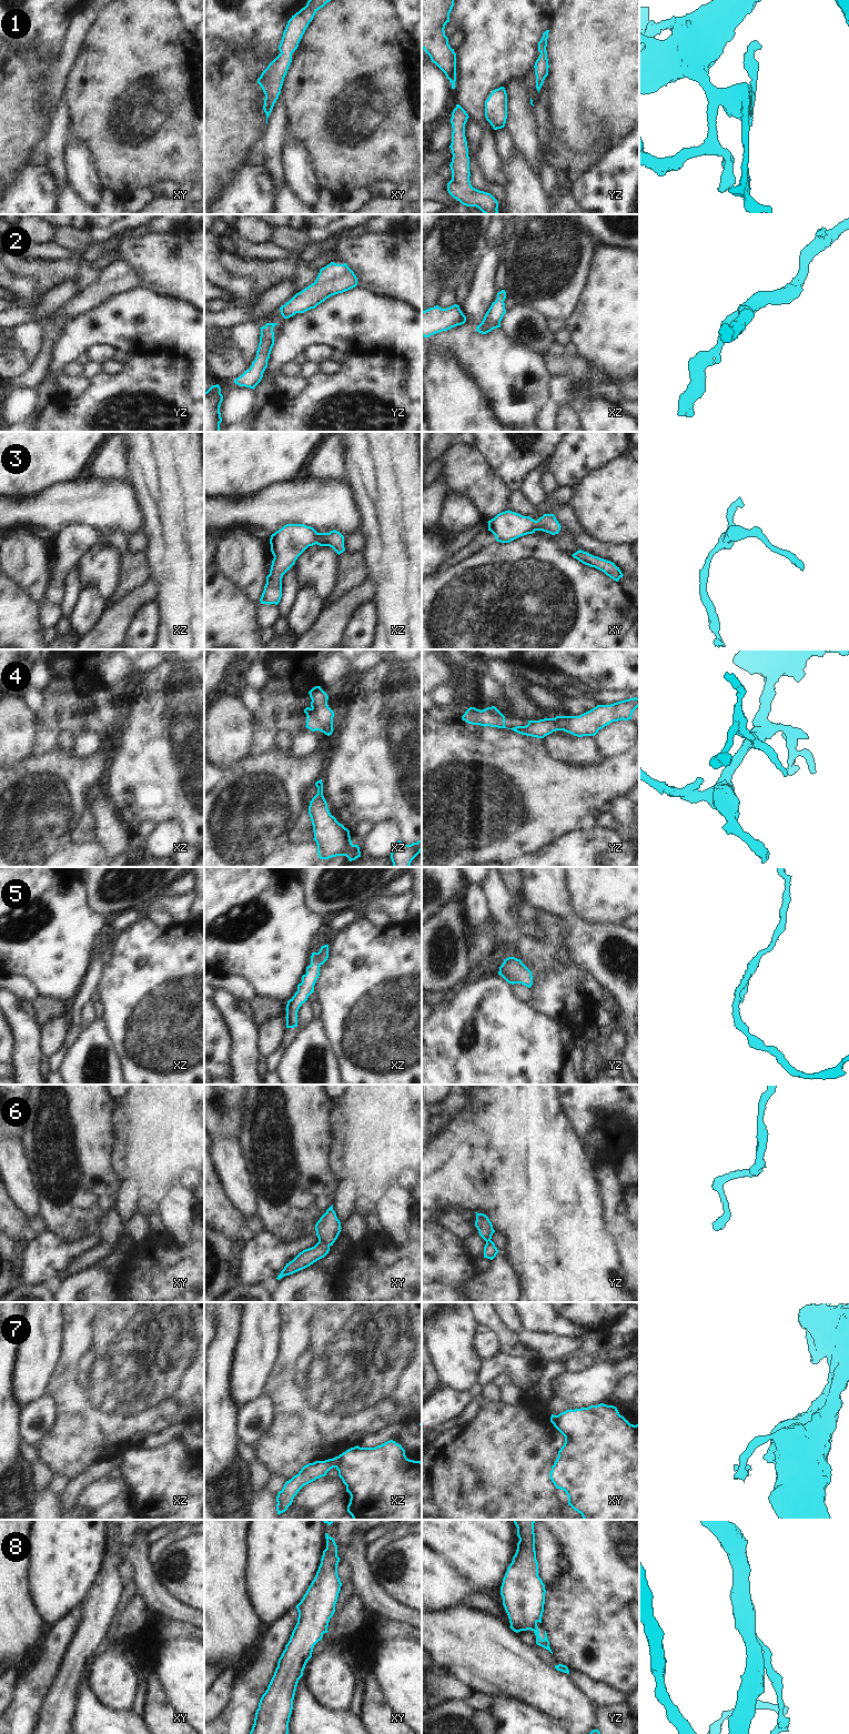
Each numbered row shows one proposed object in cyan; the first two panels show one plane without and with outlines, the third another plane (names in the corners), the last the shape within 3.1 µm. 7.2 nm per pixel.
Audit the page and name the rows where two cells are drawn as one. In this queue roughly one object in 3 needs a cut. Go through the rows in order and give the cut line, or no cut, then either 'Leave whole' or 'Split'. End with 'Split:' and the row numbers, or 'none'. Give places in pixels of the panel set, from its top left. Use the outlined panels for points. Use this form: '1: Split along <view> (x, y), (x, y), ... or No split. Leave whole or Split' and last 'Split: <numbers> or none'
1: No split. Leave whole
2: No split. Leave whole
3: No split. Leave whole
4: No split. Leave whole
5: Split along xz (317, 953), (317, 959), (321, 964). Split
6: No split. Leave whole
7: Split along xz (339, 1457), (339, 1463), (335, 1467). Split
8: Split along yz (536, 1623), (533, 1630). Split
Split: 5, 7, 8

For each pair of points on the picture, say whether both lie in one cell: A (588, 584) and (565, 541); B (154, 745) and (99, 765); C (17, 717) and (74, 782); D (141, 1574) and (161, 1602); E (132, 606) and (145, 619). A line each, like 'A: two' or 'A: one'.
A: two
B: two
C: two
D: one
E: two

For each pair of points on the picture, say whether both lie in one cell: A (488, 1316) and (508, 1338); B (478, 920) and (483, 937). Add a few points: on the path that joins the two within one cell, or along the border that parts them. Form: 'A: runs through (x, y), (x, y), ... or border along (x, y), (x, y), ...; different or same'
A: runs through (492, 1321), (503, 1332); same
B: border along (488, 917), (481, 928), (468, 929); different

